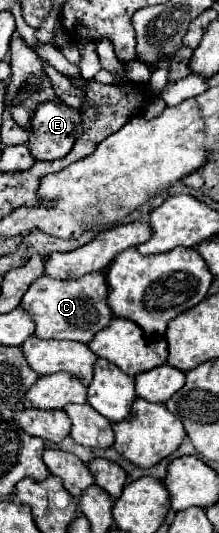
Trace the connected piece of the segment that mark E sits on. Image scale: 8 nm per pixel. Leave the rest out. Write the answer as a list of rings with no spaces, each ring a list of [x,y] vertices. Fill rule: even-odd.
[[[60,100],[44,102],[32,116],[28,150],[36,160],[64,158],[82,132],[82,116]]]

